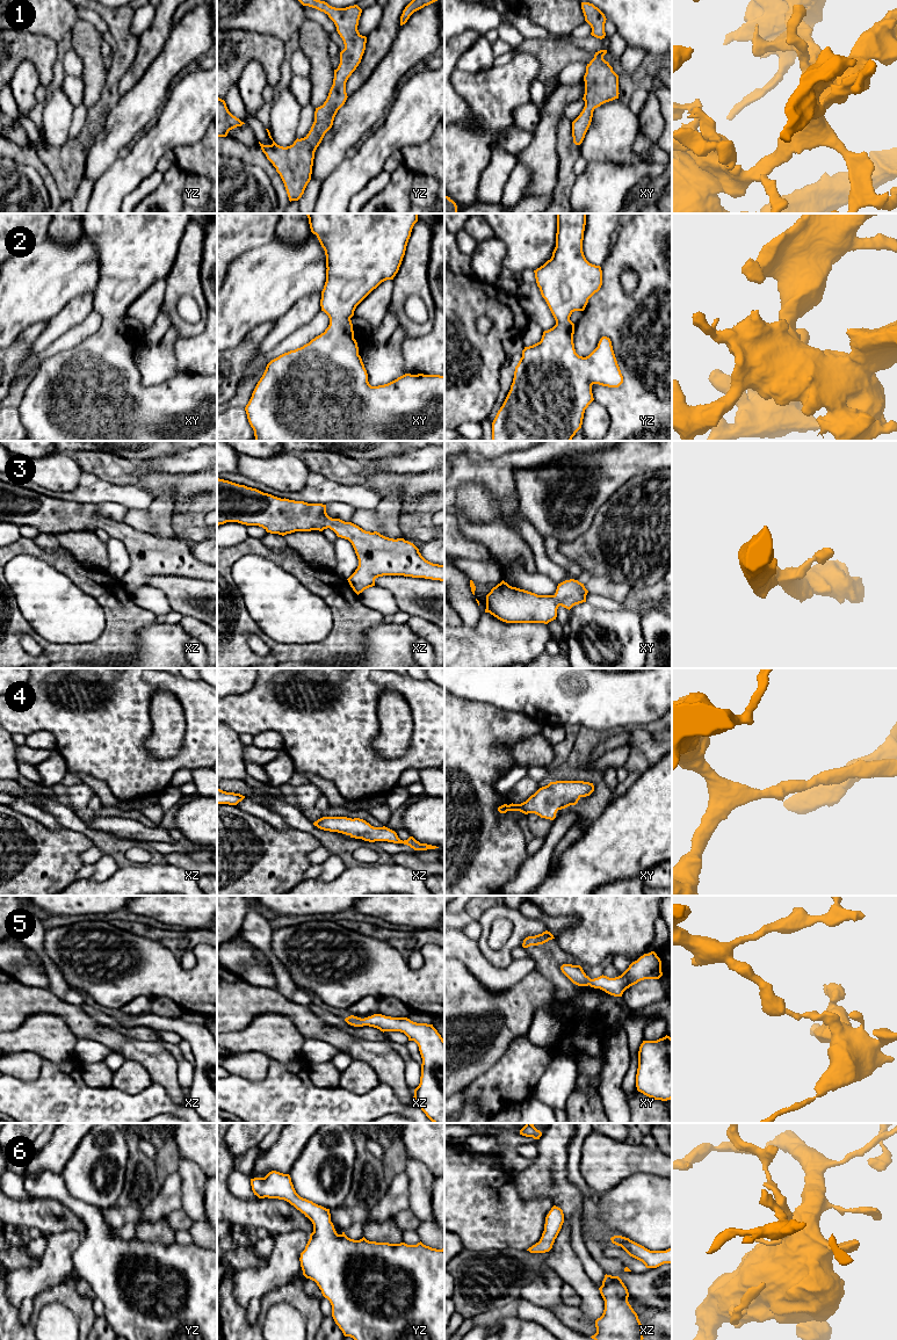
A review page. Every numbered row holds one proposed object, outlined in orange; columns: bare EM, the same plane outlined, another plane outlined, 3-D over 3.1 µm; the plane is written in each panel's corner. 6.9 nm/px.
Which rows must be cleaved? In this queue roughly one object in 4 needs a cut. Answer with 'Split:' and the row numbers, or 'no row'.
Split: no row

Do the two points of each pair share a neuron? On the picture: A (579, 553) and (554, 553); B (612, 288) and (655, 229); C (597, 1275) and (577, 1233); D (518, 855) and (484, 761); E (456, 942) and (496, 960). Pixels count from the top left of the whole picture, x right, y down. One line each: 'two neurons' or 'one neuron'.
A: two neurons
B: one neuron
C: one neuron
D: one neuron
E: two neurons

